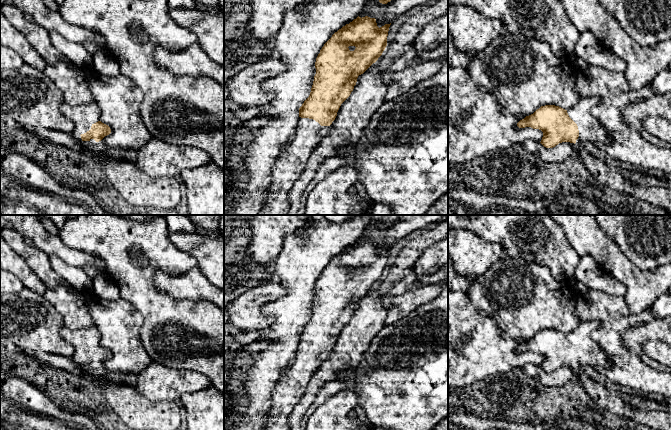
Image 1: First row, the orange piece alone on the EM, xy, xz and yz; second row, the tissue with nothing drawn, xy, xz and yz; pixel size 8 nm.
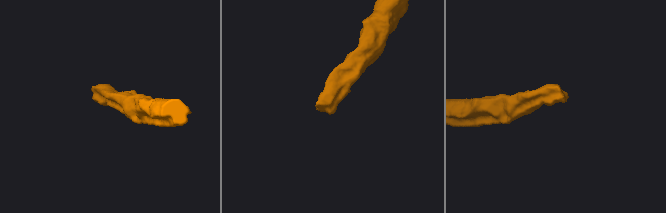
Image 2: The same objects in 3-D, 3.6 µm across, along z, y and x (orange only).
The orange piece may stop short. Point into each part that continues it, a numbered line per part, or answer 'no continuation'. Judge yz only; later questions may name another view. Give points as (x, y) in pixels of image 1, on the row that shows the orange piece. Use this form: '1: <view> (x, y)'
1: yz (590, 130)

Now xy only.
1: xy (83, 116)

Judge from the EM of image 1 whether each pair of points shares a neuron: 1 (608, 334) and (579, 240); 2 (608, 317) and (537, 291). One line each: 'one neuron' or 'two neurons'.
1: two neurons
2: two neurons

